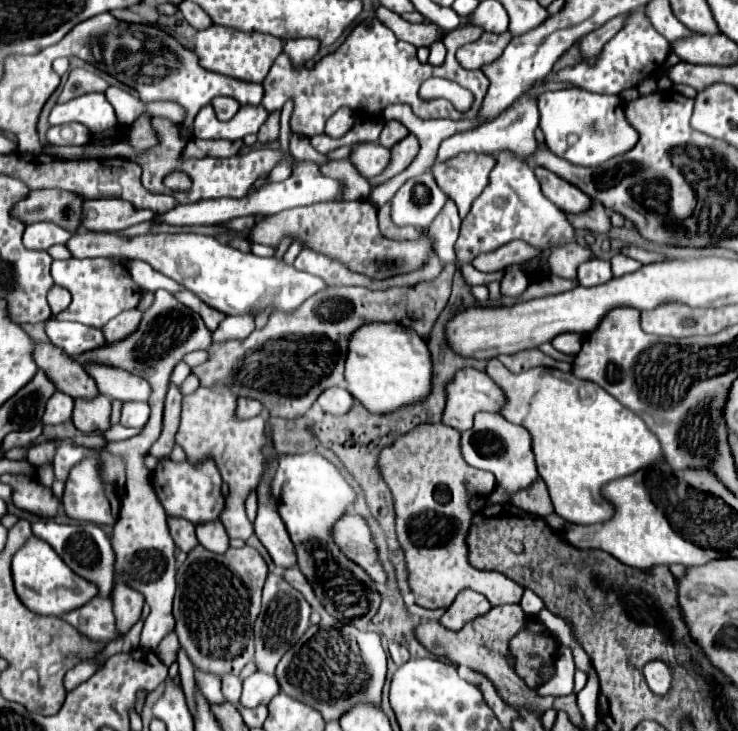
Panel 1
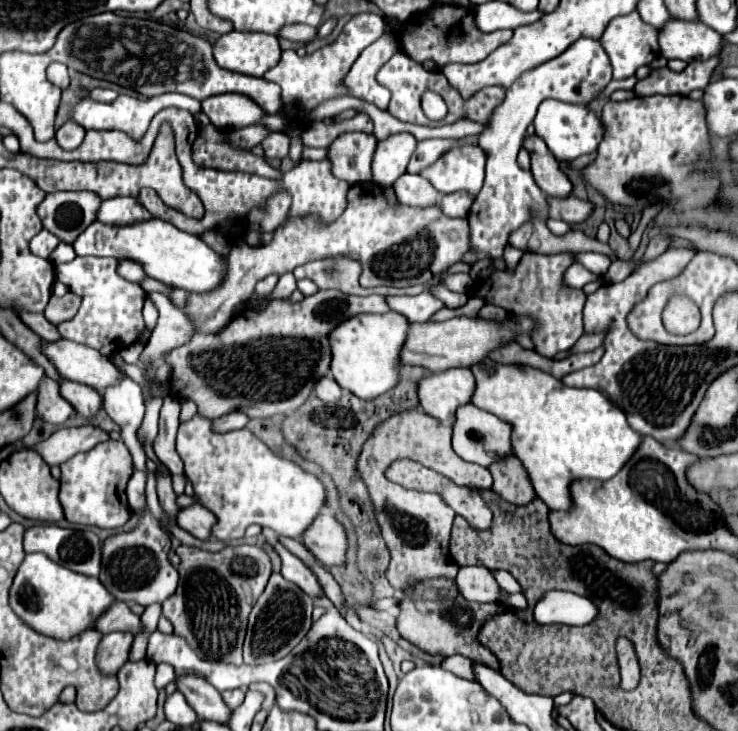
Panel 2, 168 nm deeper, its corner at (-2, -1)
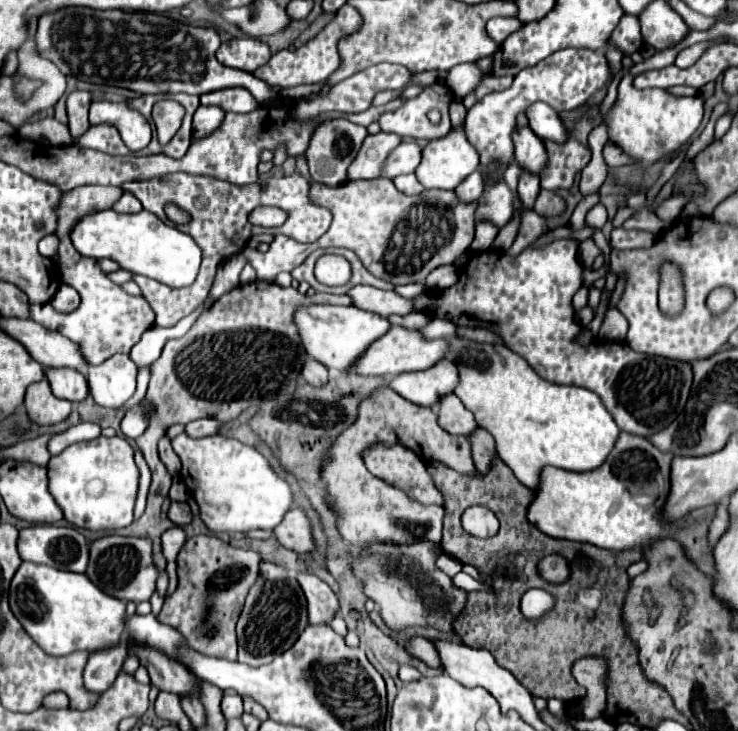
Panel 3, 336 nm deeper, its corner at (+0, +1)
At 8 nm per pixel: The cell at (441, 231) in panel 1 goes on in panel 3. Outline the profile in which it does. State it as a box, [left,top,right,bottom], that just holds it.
[456,171,482,203]

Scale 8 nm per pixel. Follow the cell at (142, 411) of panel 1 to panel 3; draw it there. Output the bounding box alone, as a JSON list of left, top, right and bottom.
[88,353,136,409]

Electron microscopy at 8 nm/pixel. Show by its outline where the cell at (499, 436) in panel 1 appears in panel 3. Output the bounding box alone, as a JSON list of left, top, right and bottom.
[438,393,478,437]

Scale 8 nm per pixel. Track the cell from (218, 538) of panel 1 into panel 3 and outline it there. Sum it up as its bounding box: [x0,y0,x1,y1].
[168,501,194,527]

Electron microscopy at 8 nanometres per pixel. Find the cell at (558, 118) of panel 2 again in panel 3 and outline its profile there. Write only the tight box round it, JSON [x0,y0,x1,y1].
[526,103,568,143]

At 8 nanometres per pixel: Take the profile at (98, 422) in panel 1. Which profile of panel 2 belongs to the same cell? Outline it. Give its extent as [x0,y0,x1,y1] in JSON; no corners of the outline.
[60,379,102,417]

